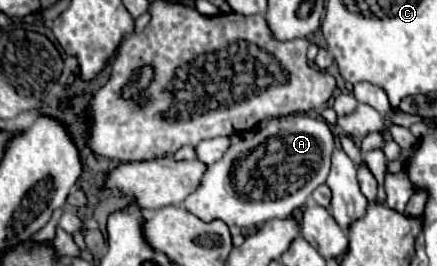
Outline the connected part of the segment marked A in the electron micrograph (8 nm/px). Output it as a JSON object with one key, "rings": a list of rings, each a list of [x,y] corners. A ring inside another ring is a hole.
{"rings":[[[301,114],[273,118],[265,126],[257,128],[257,132],[251,138],[241,138],[237,144],[233,144],[219,162],[209,166],[209,170],[201,180],[201,186],[185,198],[183,206],[205,222],[221,218],[227,226],[255,230],[265,220],[287,218],[305,204],[309,194],[325,182],[329,174],[333,150],[335,150],[335,136],[325,120],[317,120]]]}

